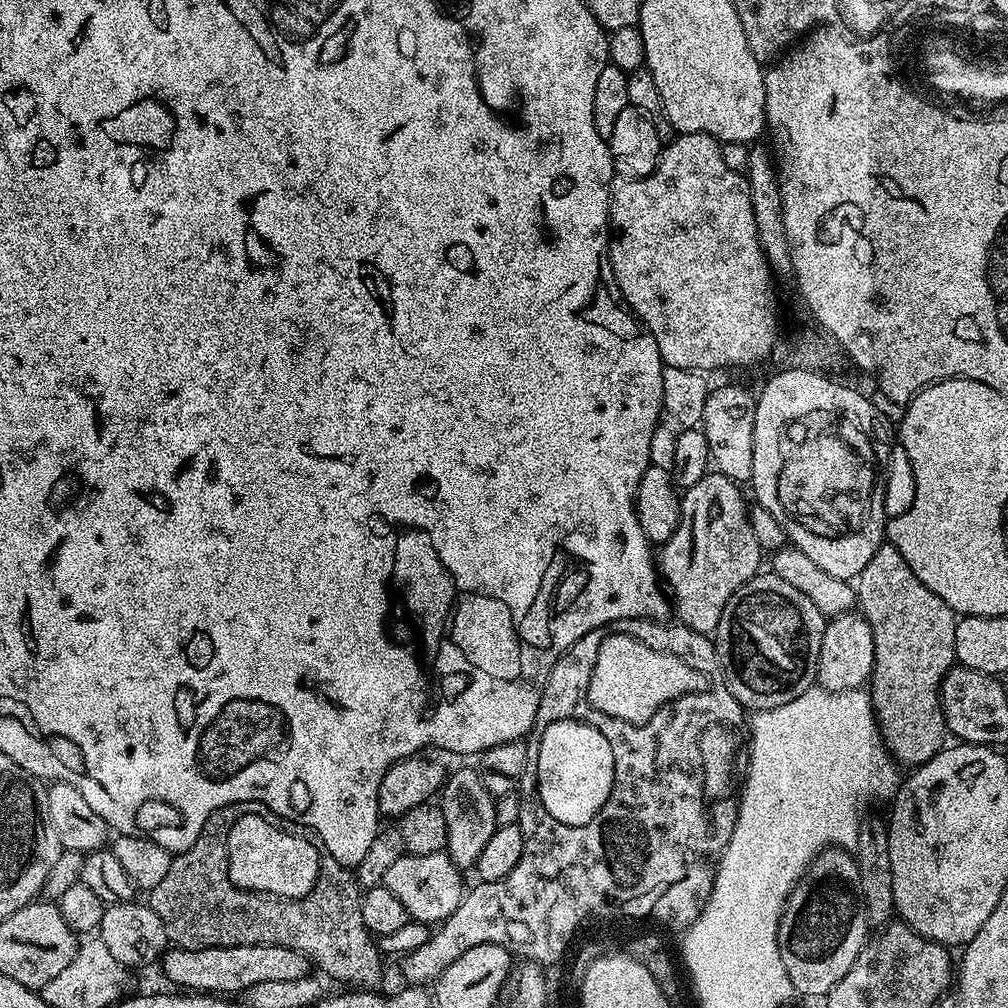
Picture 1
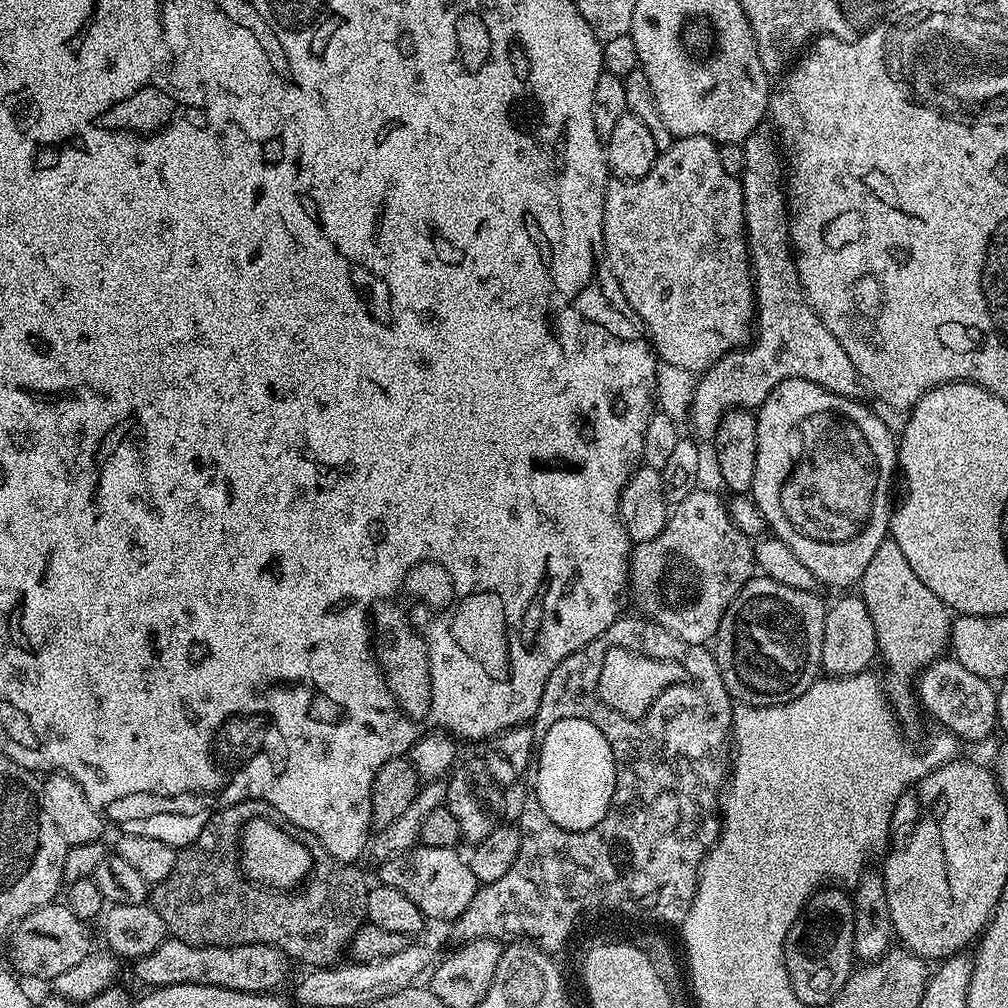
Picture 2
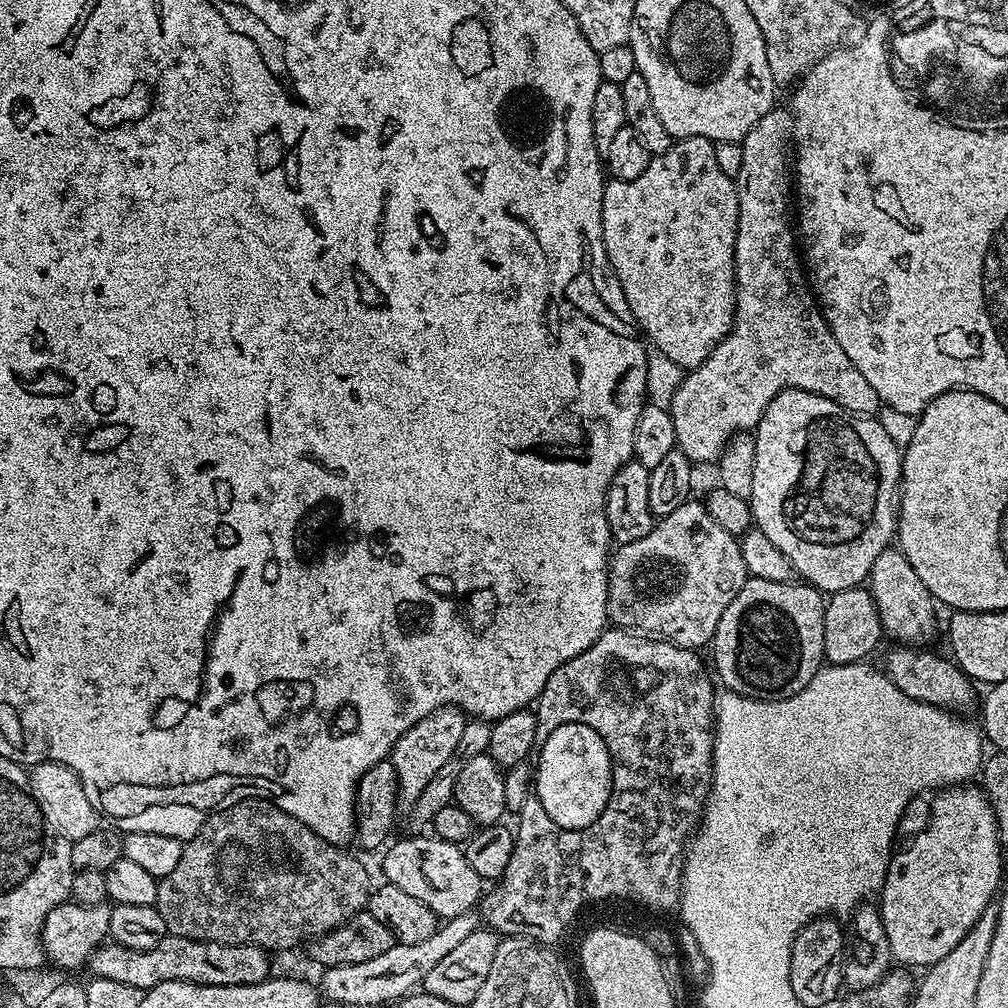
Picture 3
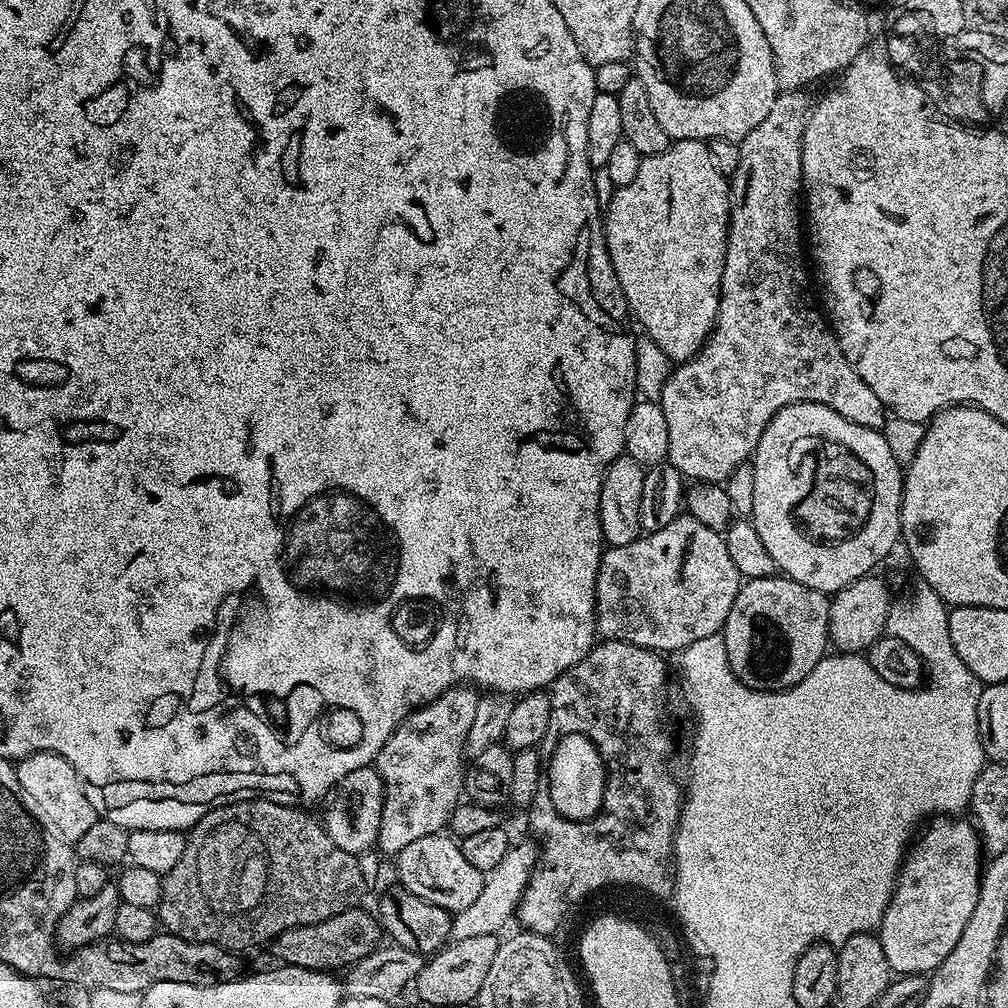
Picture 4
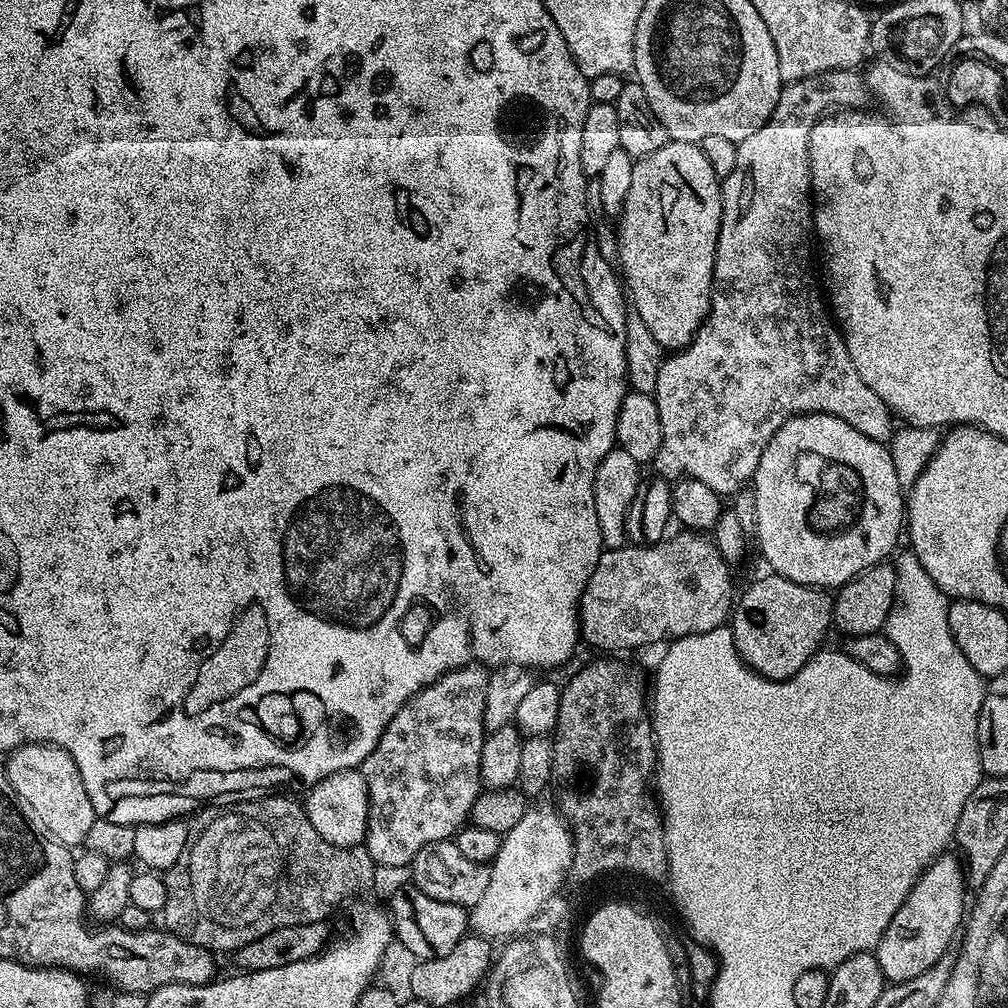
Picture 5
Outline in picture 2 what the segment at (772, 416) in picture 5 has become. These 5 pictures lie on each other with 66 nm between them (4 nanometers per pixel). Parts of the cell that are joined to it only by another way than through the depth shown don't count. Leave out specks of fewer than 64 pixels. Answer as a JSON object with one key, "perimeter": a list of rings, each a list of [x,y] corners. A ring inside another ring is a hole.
{"perimeter":[[[768,126],[755,128],[744,139],[746,150],[746,170],[738,177],[744,195],[744,225],[748,235],[748,262],[752,265],[752,283],[756,297],[754,313],[754,342],[728,352],[697,379],[696,389],[692,391],[690,405],[690,425],[700,436],[715,437],[720,419],[733,408],[759,409],[764,399],[771,394],[774,386],[790,378],[802,378],[814,382],[839,396],[859,397],[862,381],[854,362],[838,346],[838,338],[822,326],[818,314],[810,306],[796,269],[796,258],[792,251],[792,235],[788,229],[788,198],[786,195],[786,172],[782,167],[782,156],[778,151],[778,140],[773,129]]]}

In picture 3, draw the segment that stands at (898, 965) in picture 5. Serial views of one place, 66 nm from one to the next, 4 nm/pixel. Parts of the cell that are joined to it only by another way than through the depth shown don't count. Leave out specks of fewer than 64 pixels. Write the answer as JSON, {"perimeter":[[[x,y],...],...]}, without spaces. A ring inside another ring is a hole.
{"perimeter":[[[949,786],[937,791],[933,795],[936,797],[932,800],[932,813],[928,816],[928,825],[913,838],[912,845],[909,848],[904,848],[901,852],[899,849],[893,855],[890,866],[888,867],[888,873],[884,879],[884,887],[878,893],[878,907],[880,916],[883,918],[884,925],[886,926],[886,936],[890,938],[892,958],[897,965],[924,964],[923,966],[931,966],[934,962],[946,958],[946,954],[950,954],[950,950],[954,950],[954,946],[958,946],[958,942],[962,942],[962,938],[966,938],[970,926],[974,926],[974,922],[978,922],[978,918],[990,907],[1002,886],[1000,875],[1004,872],[1004,860],[1000,857],[1002,845],[1000,843],[1000,835],[998,834],[998,826],[996,825],[996,815],[992,809],[991,802],[989,802],[987,796],[984,794],[983,787],[968,787],[972,786]]]}

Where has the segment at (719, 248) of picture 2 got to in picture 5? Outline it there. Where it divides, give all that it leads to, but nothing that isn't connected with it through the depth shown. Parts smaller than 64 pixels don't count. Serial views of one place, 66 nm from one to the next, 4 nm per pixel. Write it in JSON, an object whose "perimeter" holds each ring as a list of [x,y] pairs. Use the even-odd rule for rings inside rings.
{"perimeter":[[[669,139],[662,146],[662,150],[654,150],[654,154],[639,157],[633,166],[630,190],[626,193],[624,208],[618,215],[618,272],[635,315],[640,316],[642,322],[646,322],[646,330],[654,334],[655,340],[665,350],[679,350],[692,343],[696,332],[708,316],[712,301],[714,258],[722,222],[721,187],[721,177],[714,174],[699,144]]]}

